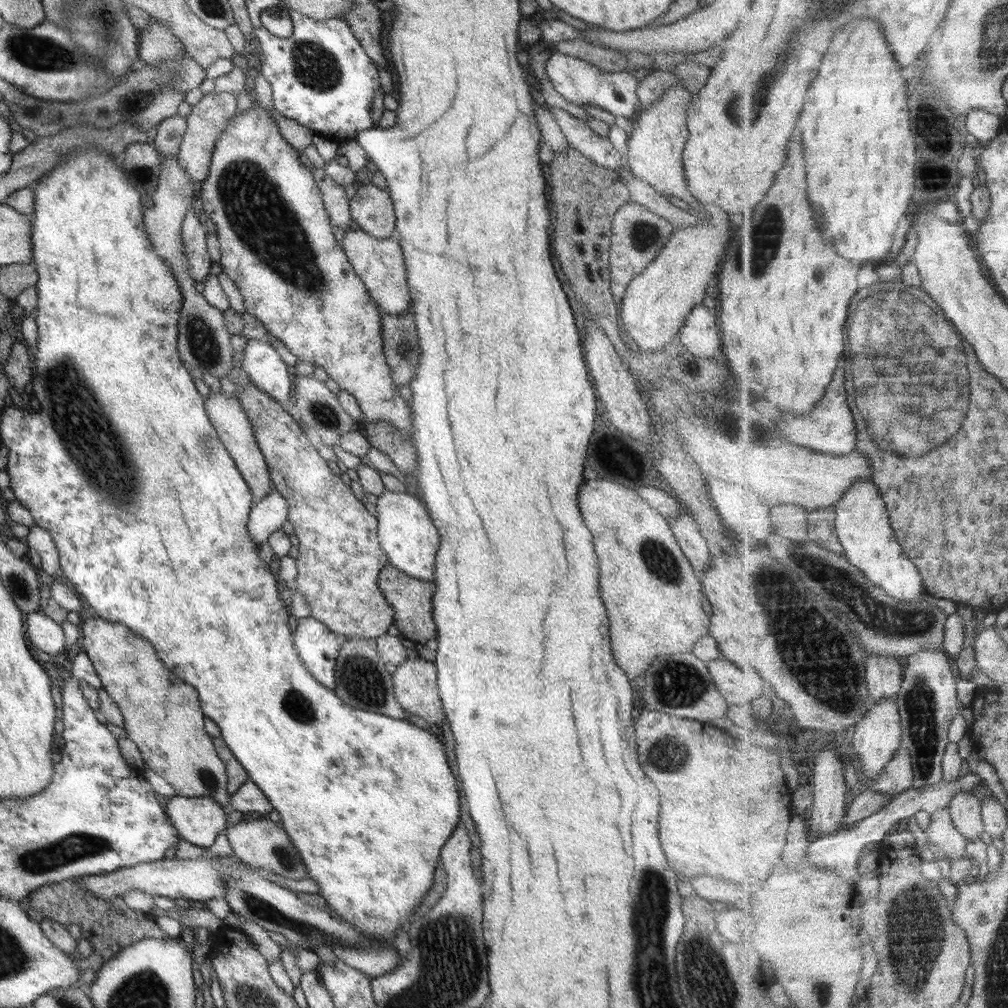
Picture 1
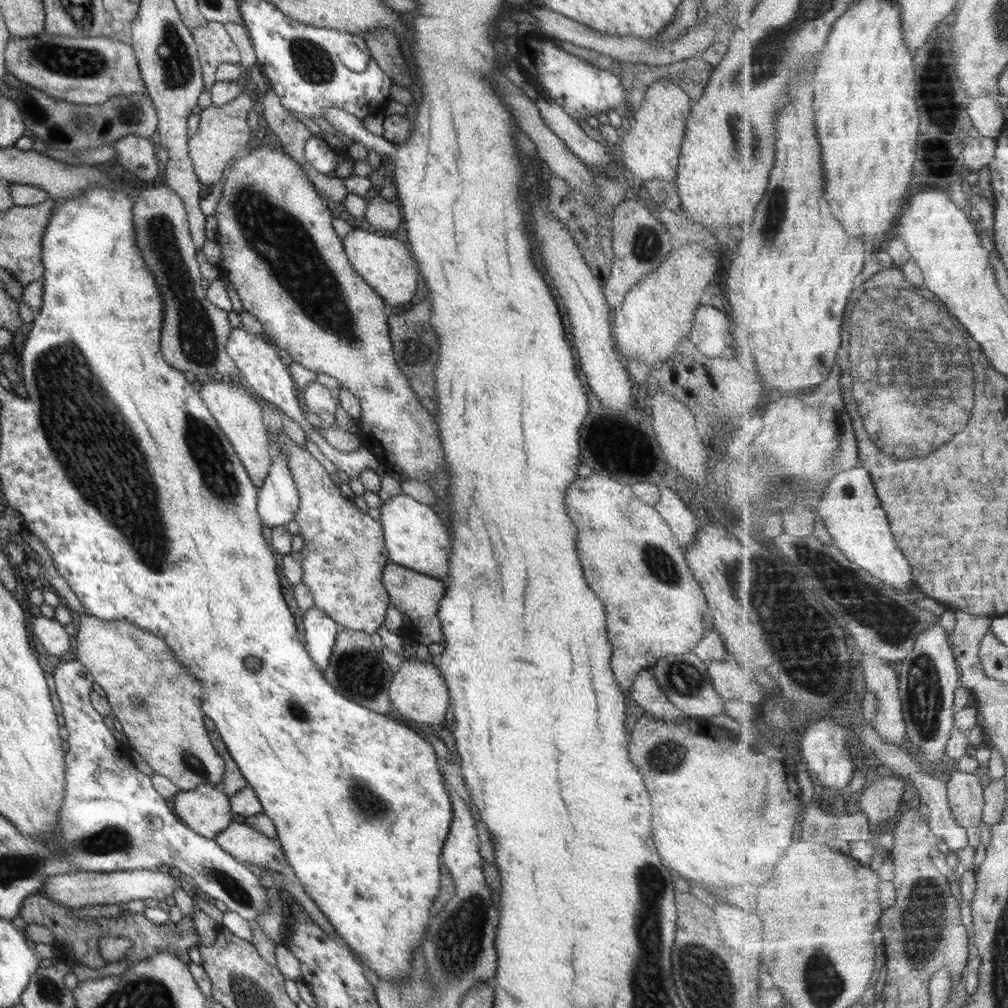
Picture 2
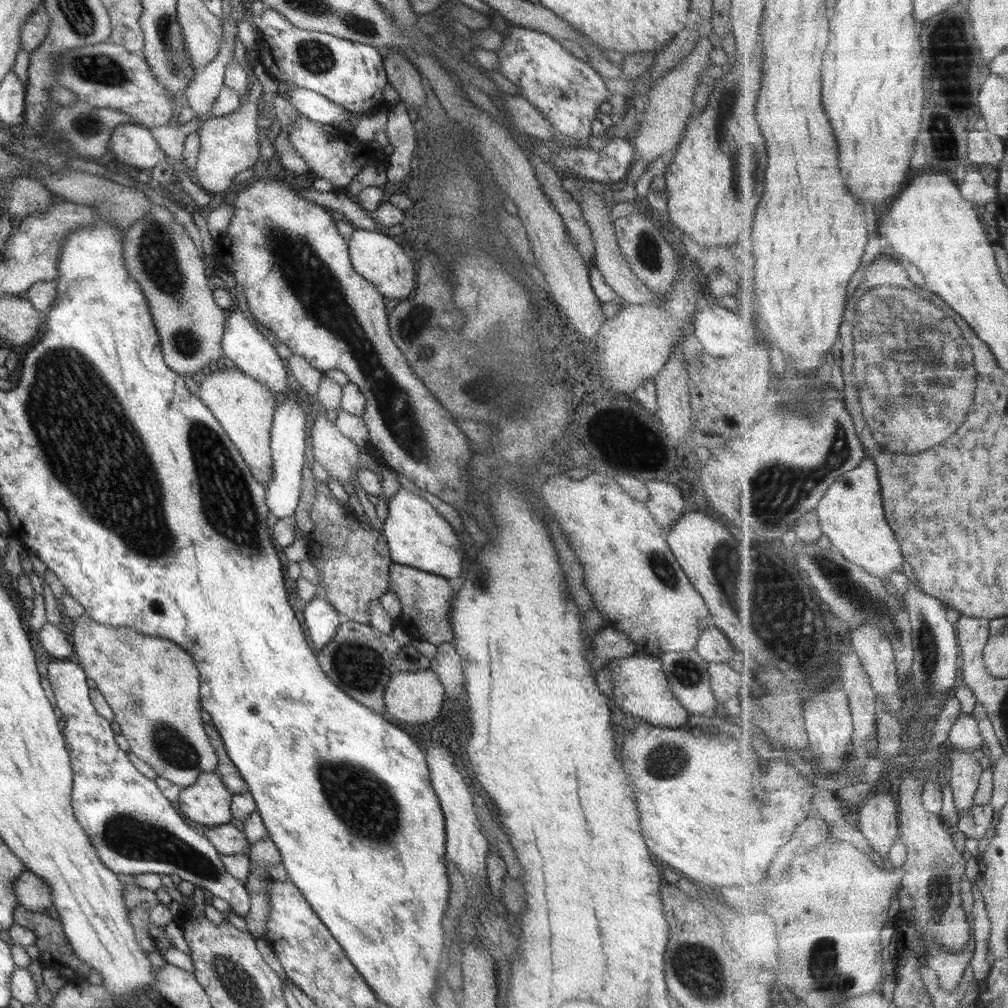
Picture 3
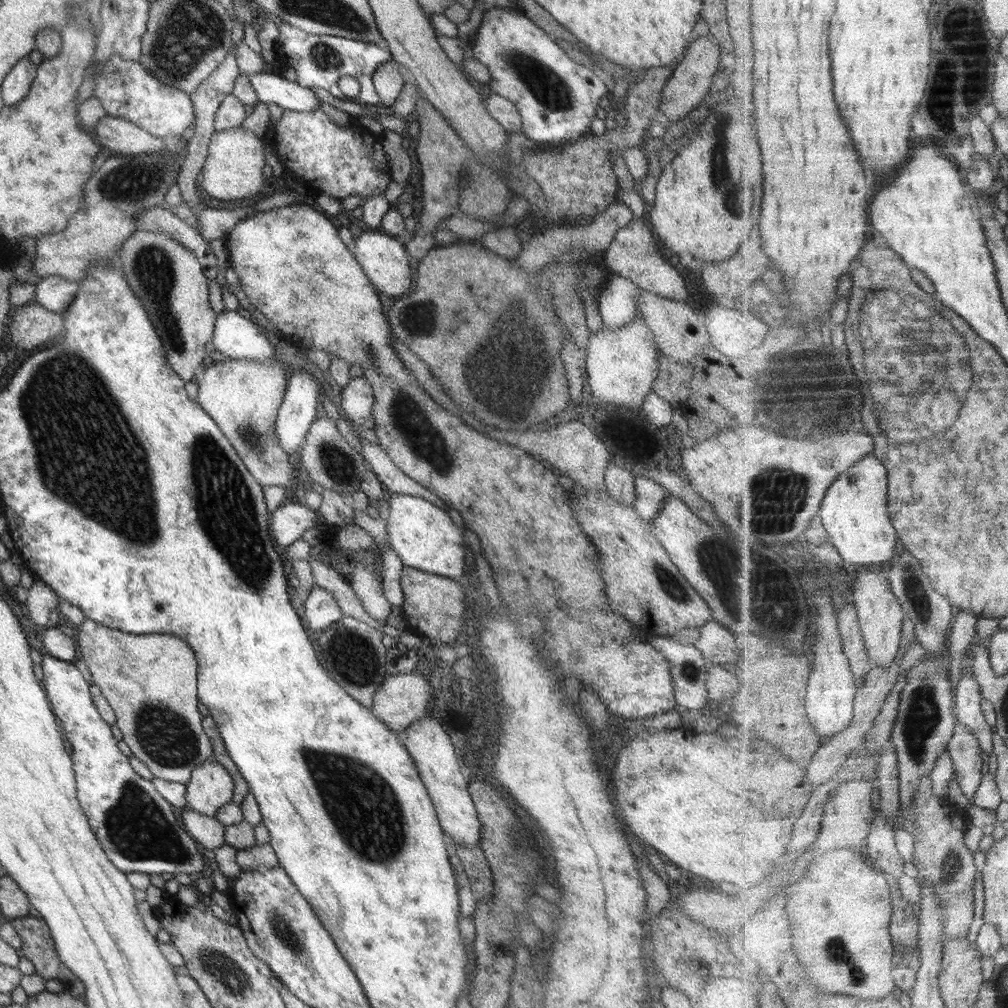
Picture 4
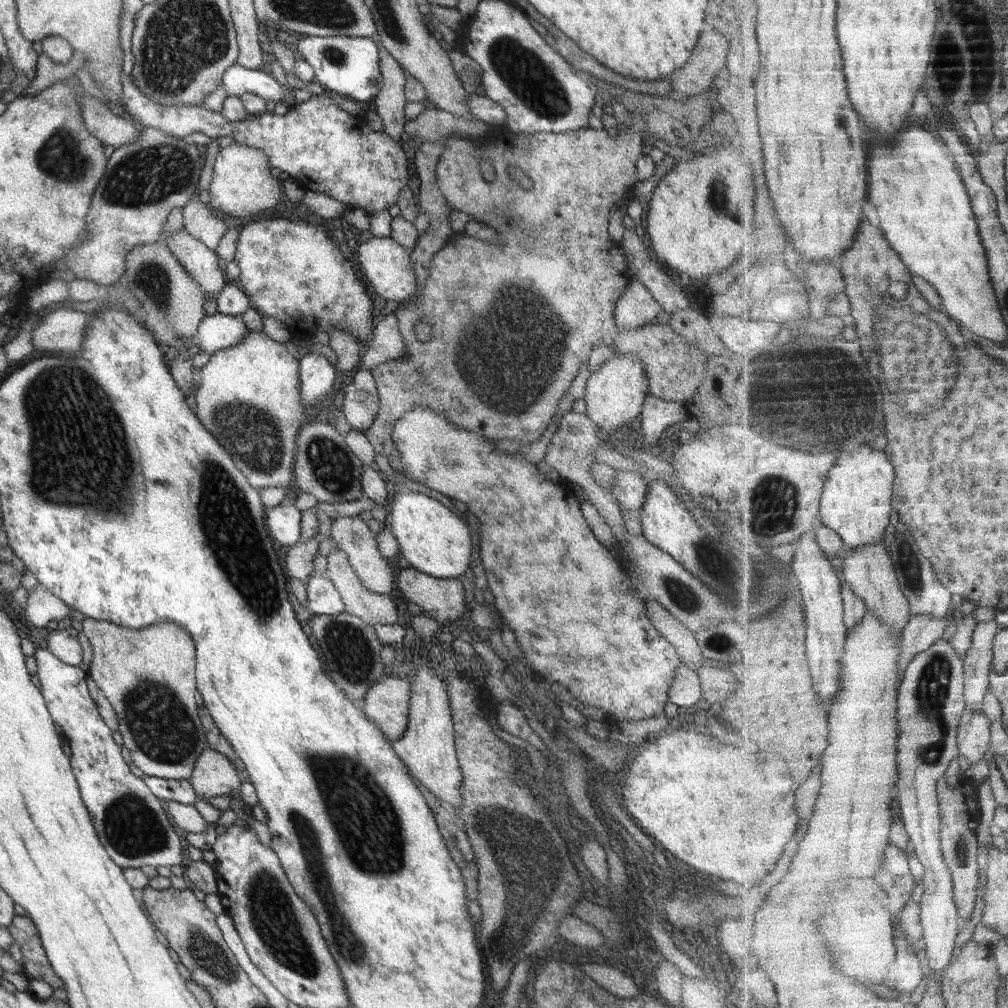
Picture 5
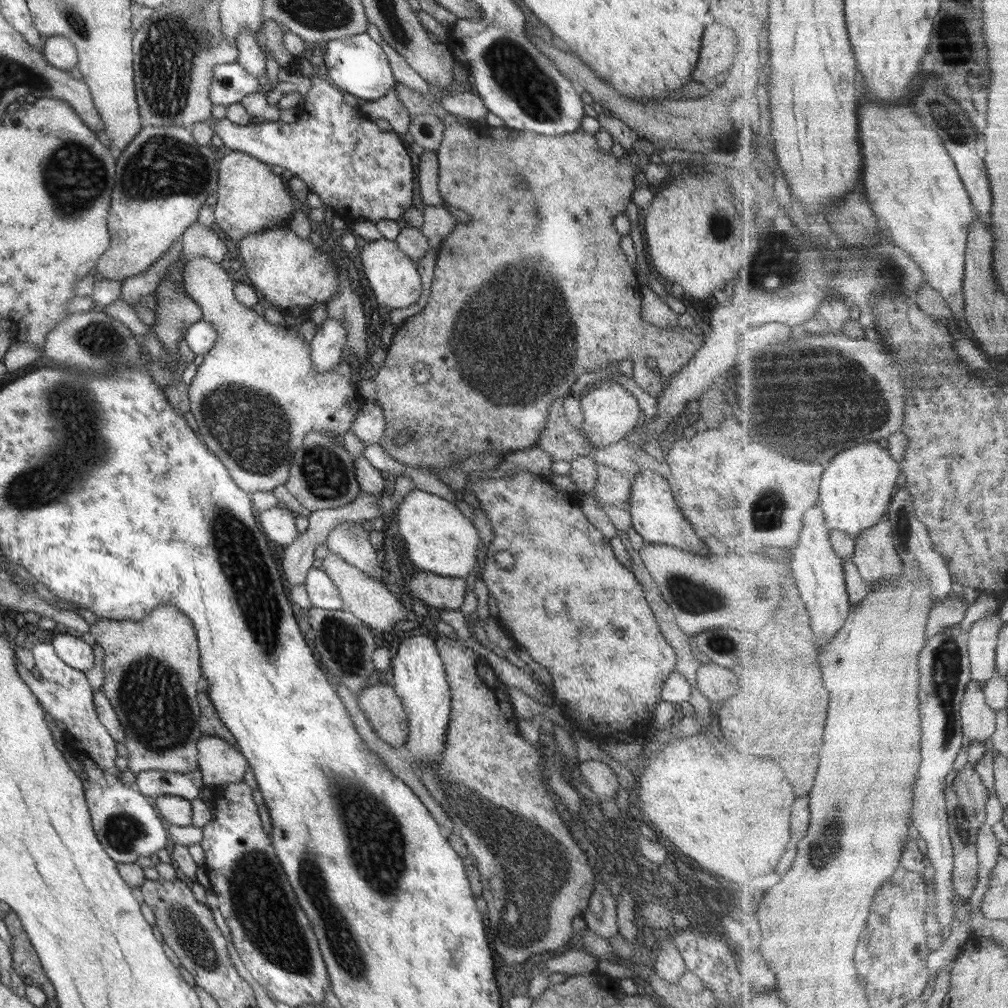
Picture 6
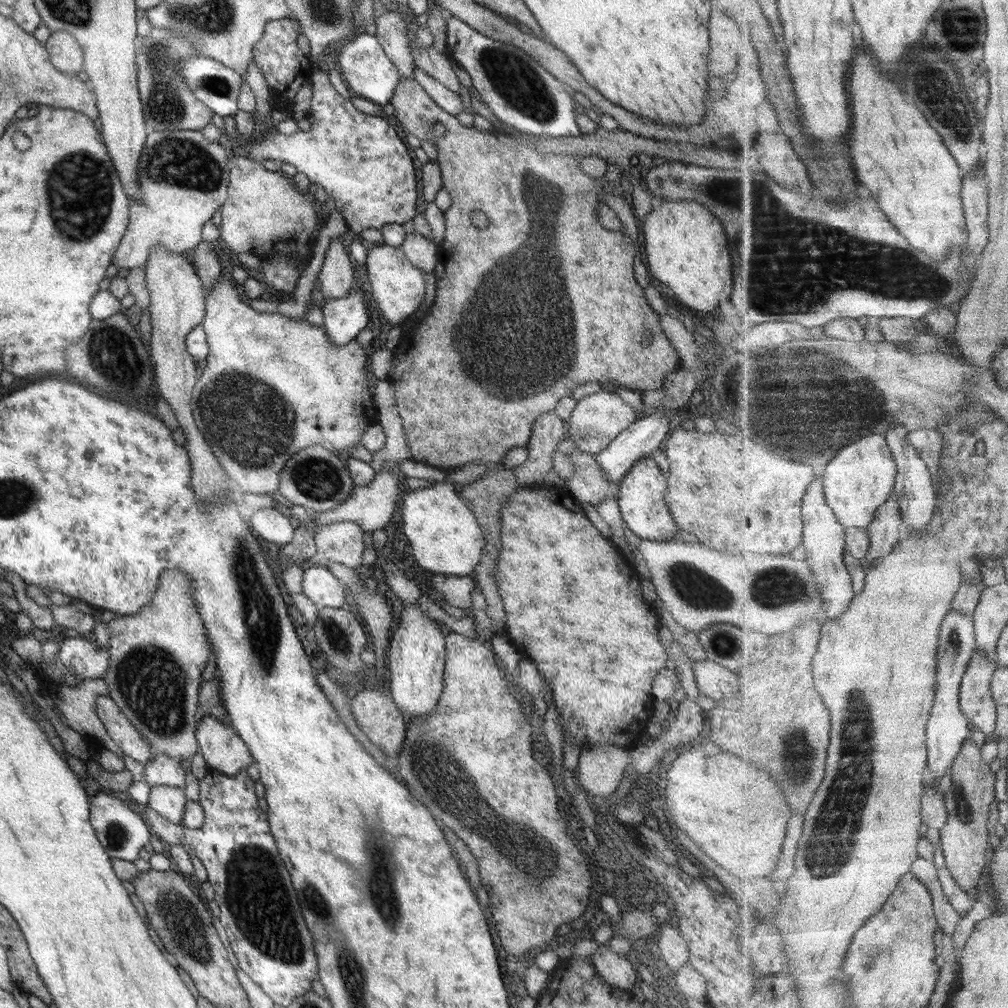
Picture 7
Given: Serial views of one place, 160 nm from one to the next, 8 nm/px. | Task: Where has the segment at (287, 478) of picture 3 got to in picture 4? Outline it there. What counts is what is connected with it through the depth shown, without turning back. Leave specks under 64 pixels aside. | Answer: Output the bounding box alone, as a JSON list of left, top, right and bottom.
[274,370,325,454]

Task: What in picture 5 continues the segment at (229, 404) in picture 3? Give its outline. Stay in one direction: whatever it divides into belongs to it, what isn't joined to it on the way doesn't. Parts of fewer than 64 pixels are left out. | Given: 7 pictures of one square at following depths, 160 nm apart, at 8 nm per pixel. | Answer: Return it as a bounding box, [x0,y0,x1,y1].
[194,331,341,489]

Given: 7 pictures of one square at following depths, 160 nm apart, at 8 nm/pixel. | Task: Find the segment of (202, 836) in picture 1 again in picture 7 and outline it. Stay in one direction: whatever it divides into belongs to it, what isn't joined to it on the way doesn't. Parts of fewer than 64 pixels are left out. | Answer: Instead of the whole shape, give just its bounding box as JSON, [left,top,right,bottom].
[195,717,252,774]

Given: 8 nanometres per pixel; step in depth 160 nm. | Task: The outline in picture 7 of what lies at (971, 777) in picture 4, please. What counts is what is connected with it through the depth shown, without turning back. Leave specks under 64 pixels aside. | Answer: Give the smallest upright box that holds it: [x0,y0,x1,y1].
[960,650,999,738]

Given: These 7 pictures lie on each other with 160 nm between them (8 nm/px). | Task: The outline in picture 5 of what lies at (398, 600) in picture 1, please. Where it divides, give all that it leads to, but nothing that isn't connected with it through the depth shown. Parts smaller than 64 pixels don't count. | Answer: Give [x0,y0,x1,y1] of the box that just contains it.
[395,564,468,624]

